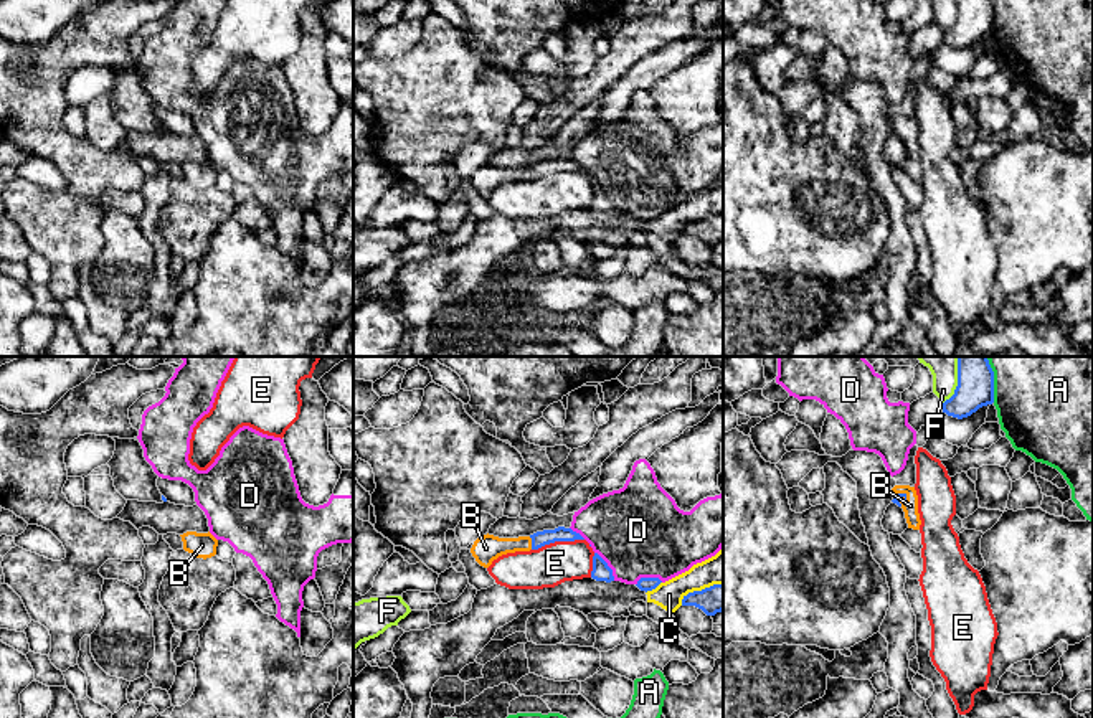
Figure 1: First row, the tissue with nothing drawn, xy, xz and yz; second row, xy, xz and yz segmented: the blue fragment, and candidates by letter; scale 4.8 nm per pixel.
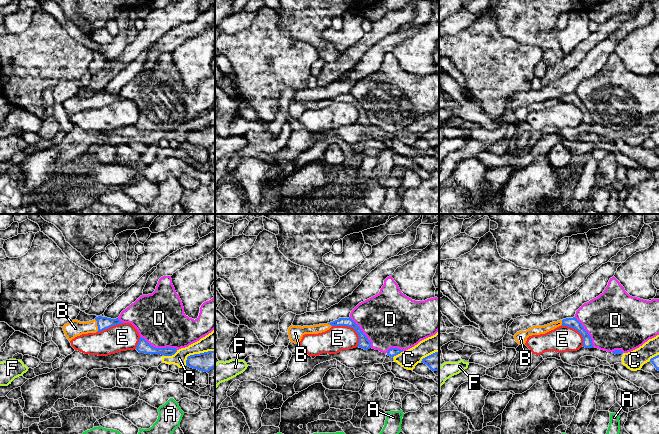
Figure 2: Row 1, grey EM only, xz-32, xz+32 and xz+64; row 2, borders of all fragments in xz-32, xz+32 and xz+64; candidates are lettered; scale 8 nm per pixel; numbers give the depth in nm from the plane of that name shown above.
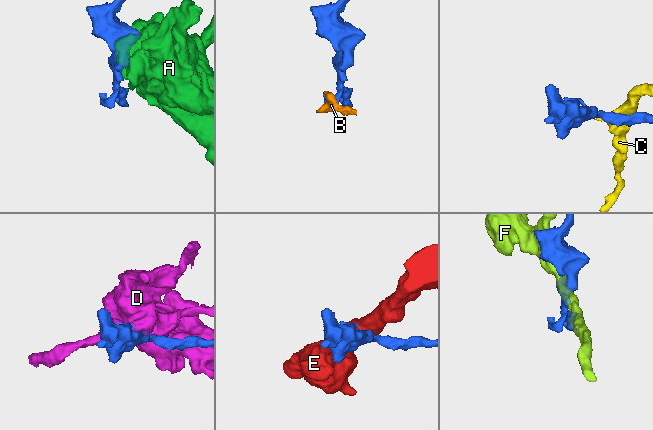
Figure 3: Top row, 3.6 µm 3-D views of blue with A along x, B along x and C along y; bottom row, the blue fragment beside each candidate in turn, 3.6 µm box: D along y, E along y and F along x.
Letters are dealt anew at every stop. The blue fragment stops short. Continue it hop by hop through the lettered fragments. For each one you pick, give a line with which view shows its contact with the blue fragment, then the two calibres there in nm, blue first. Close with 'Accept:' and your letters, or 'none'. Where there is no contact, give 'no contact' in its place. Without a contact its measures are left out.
B: contact in xz; calibres 80 and 130 nm
Accept: B

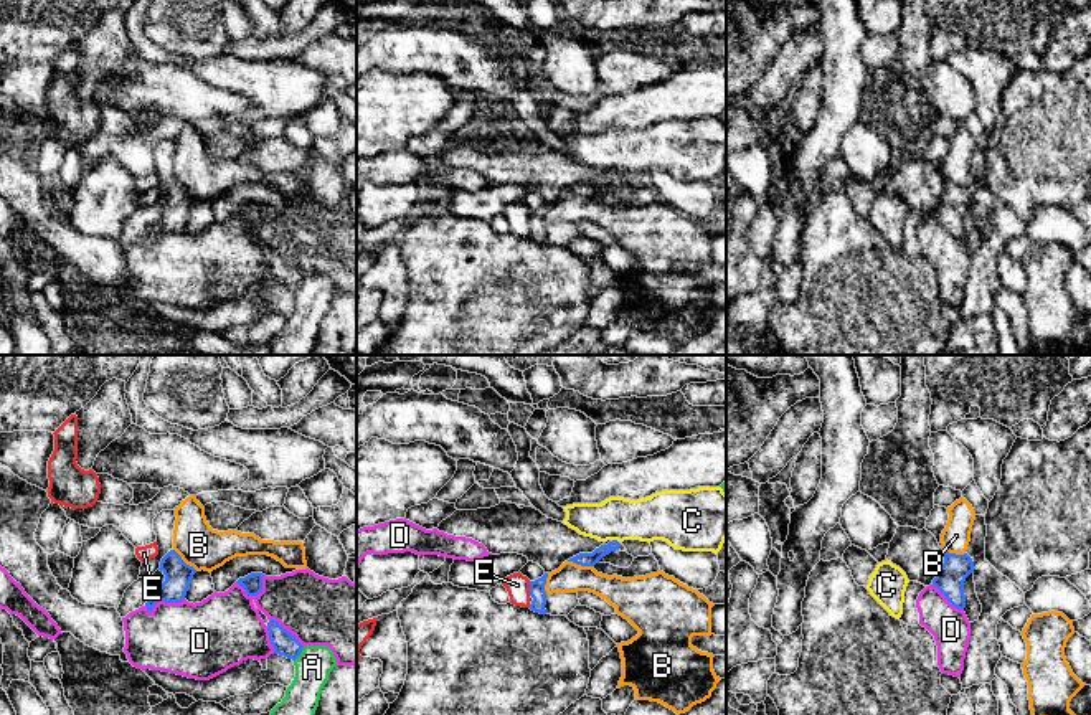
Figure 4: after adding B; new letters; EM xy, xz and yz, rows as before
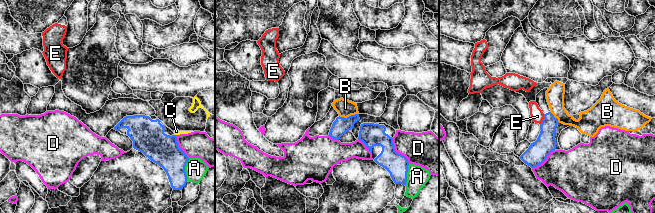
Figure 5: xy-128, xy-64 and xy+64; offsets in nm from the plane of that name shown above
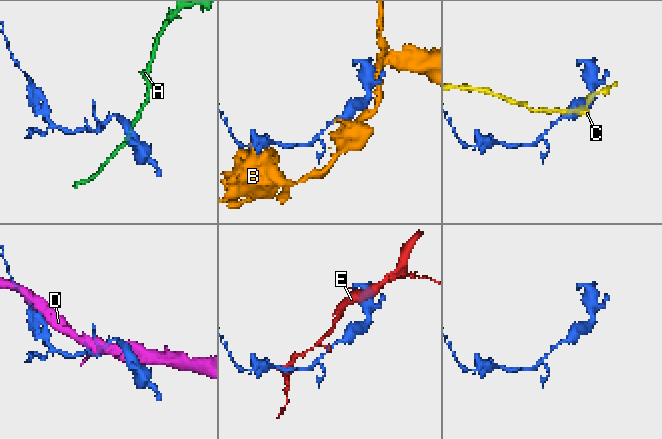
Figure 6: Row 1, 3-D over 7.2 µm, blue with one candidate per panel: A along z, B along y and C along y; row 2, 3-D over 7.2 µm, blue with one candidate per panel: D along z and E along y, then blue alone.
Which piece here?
Accept: none

